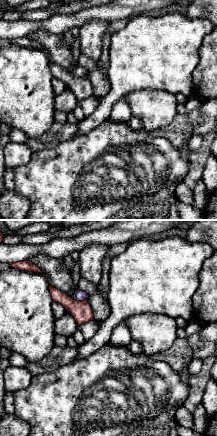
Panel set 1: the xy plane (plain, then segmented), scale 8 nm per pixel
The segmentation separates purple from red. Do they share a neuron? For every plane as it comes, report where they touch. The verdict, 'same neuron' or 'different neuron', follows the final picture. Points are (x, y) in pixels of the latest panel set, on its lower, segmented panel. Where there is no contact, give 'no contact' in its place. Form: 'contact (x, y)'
contact (82, 300)

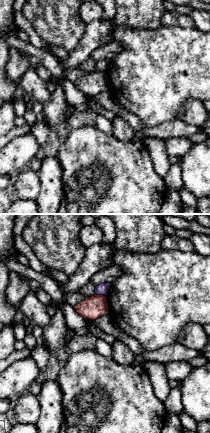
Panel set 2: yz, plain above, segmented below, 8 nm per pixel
contact (100, 294)

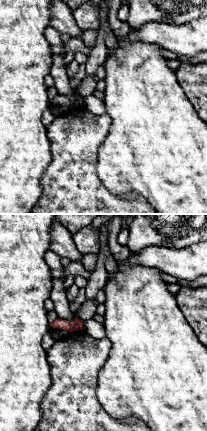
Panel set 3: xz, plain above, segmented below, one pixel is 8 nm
contact (78, 329)

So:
different neuron

